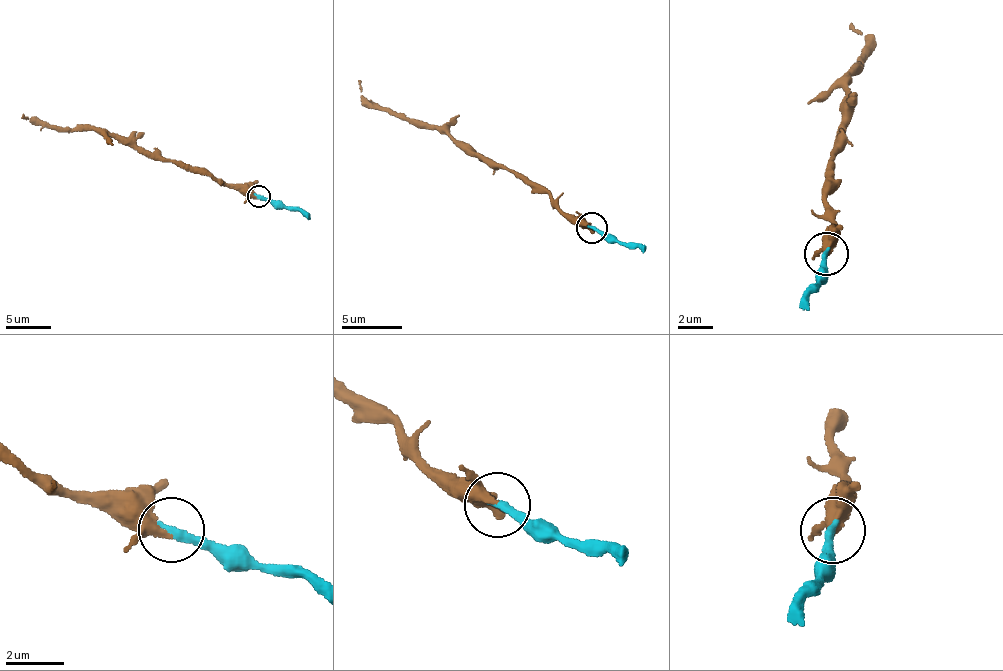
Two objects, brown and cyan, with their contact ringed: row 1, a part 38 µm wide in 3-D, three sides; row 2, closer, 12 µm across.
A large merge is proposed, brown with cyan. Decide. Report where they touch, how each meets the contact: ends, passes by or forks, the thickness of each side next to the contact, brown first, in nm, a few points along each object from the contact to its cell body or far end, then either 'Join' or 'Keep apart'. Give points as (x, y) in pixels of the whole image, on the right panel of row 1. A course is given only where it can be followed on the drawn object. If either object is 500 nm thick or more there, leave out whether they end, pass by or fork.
Place: (826, 253). At the ring brown passes by. At the ring cyan ends. Thickness 320 nm (brown) against 300 nm. Course of brown: (824, 251), (835, 247), (825, 192), (833, 183), (829, 160), (845, 149), (847, 75), (872, 53), (851, 21). Course of cyan: (827, 252), (819, 268), (818, 283), (809, 286), (809, 311). Join

